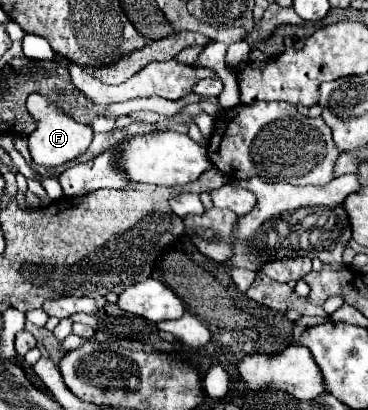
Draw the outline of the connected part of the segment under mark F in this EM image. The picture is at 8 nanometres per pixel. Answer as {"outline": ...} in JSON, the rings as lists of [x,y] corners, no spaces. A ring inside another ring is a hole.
{"outline":[[[31,94],[27,98],[27,110],[37,120],[37,130],[29,136],[29,152],[35,164],[45,168],[57,168],[69,160],[75,160],[89,148],[93,130],[87,124],[79,124],[73,118],[65,116],[61,110],[49,104],[49,100],[45,100],[41,94]]]}

